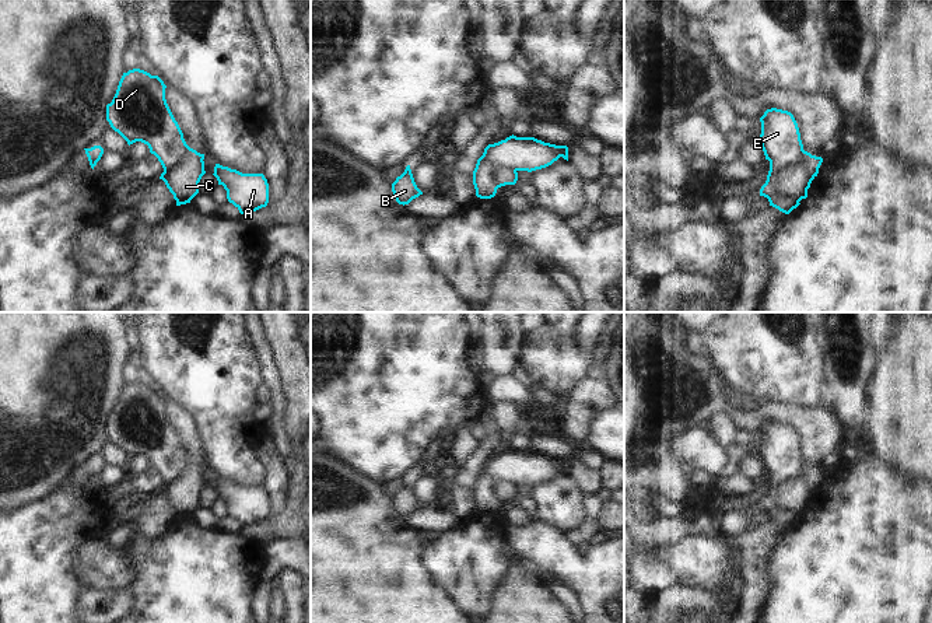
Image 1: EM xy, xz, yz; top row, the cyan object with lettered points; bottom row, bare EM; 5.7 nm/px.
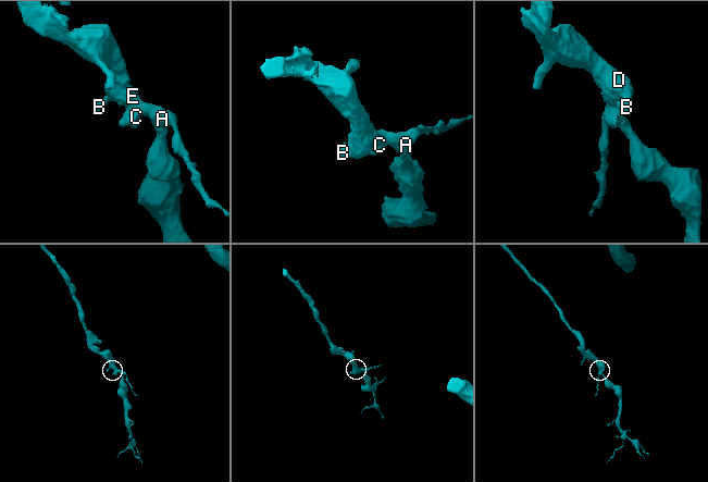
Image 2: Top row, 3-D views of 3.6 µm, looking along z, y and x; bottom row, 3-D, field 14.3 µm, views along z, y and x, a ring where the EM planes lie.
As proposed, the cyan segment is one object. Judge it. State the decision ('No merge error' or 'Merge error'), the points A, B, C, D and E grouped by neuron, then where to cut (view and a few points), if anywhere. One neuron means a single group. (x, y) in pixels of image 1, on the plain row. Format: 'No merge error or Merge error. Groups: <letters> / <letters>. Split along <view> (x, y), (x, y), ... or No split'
Merge error. Groups: A B D E / C. Split along yz (805, 473), (782, 480), (777, 494), (777, 506), (798, 515)

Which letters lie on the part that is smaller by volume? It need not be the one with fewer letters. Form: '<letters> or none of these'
C

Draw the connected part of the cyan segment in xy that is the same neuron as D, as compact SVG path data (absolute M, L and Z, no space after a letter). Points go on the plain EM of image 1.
M133 382L123 386L112 416L106 419L106 434L129 459L136 455L147 458L164 484L169 484L179 477L190 461L167 417L165 402L167 399L158 389L151 389L144 384Z

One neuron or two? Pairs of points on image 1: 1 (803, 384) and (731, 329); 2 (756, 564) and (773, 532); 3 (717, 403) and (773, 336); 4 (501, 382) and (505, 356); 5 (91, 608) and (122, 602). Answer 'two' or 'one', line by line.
1: one
2: one
3: two
4: two
5: one

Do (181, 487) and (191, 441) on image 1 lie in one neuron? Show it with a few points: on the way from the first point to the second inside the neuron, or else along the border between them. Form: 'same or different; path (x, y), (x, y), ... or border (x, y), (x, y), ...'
same; path (192, 476), (193, 452)

